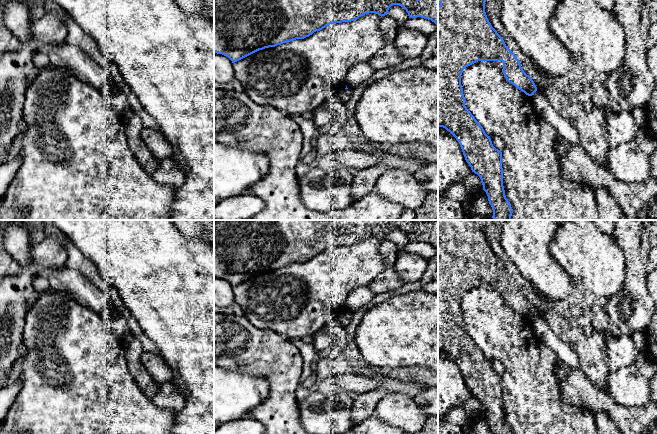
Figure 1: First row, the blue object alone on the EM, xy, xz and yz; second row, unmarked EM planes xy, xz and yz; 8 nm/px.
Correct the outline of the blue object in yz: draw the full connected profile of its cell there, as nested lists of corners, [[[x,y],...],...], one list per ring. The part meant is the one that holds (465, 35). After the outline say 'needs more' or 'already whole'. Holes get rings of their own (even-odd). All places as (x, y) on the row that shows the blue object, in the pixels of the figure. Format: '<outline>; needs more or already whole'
[[[438,0],[438,127],[445,128],[456,138],[472,172],[480,177],[483,190],[493,210],[492,218],[511,220],[513,209],[506,198],[503,186],[502,152],[493,146],[490,136],[485,133],[483,127],[465,106],[461,75],[466,67],[474,63],[491,64],[498,67],[506,80],[526,95],[532,96],[537,91],[537,87],[531,77],[524,72],[516,55],[492,27],[485,12],[485,2],[486,0]]]; needs more

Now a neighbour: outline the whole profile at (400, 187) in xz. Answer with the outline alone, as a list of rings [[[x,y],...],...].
[[[391,169],[378,177],[374,189],[385,200],[404,209],[416,210],[424,202],[427,192],[410,171]]]

